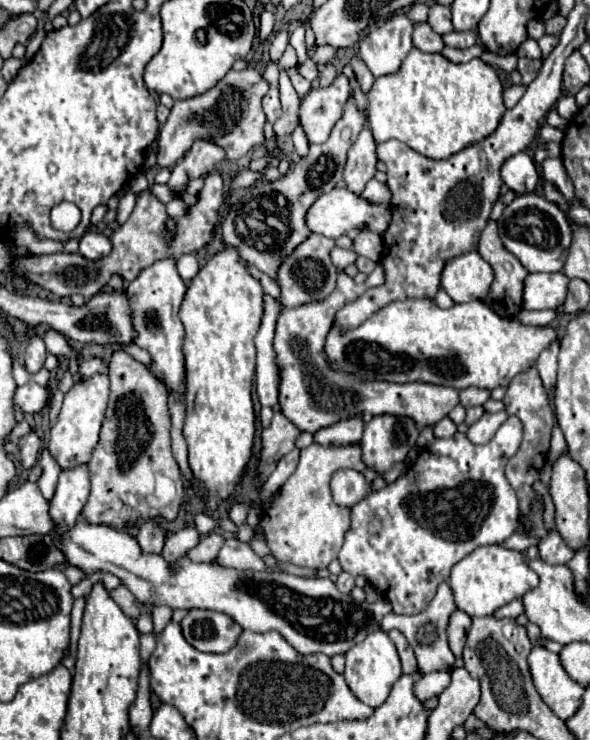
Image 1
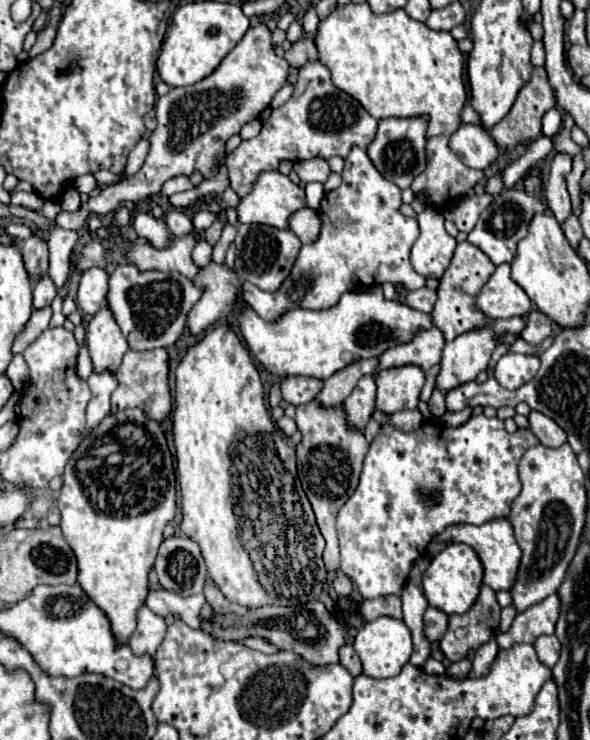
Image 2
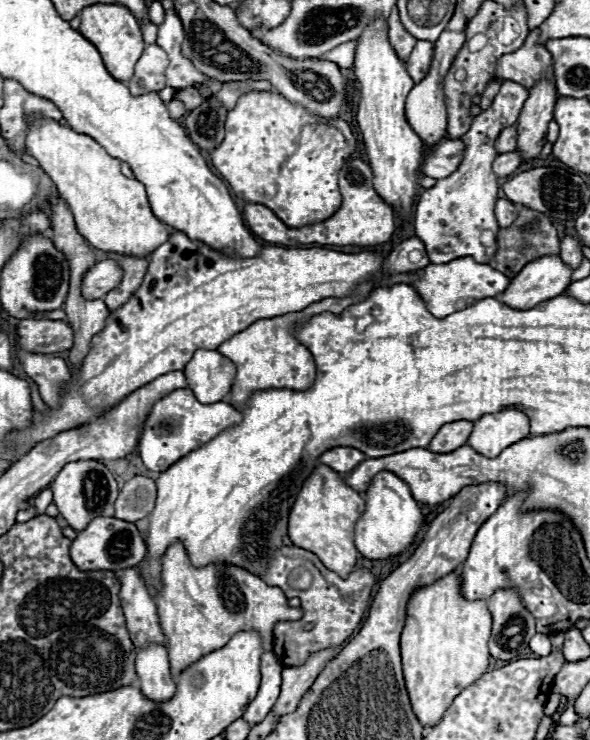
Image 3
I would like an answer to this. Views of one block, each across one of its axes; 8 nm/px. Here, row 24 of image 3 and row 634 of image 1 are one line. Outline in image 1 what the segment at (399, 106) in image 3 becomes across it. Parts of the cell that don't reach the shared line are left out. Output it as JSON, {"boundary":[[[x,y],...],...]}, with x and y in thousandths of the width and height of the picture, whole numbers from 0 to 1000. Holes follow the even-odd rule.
{"boundary":[[[631,854],[624,857],[610,870],[597,873],[586,881],[586,924],[593,927],[593,932],[624,954],[641,957],[661,938],[664,924],[681,914],[678,905],[678,889],[671,881],[671,873],[664,870],[664,865],[658,862],[654,854]]]}

